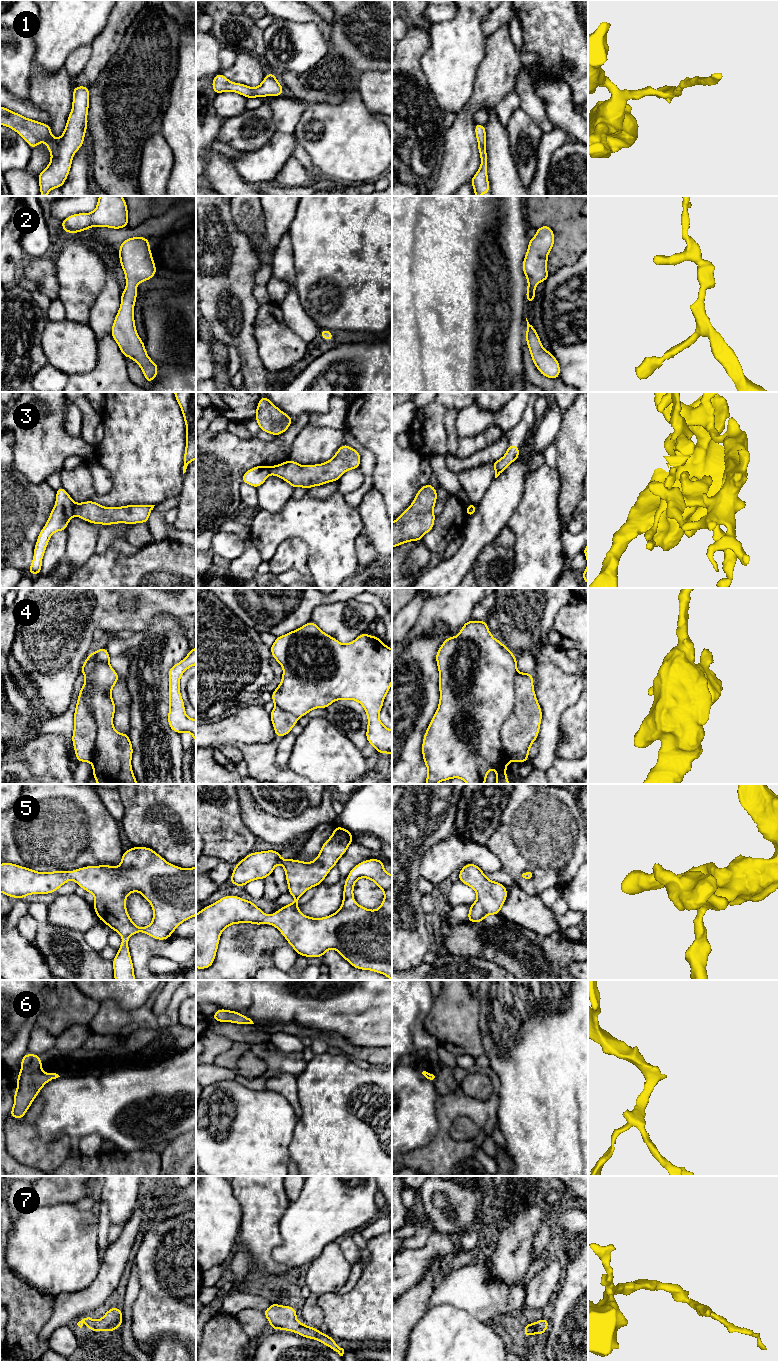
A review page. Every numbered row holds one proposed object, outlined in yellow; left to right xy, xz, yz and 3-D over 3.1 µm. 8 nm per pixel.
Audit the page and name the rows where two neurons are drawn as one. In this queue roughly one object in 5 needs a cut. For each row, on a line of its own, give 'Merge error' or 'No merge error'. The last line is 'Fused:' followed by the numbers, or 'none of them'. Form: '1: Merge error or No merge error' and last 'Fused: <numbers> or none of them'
1: No merge error
2: No merge error
3: Merge error
4: Merge error
5: No merge error
6: No merge error
7: No merge error
Fused: 3, 4

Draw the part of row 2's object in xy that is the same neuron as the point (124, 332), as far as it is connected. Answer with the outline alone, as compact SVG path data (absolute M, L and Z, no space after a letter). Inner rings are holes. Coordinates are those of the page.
M147 237L124 240L120 244L119 259L127 283L121 294L121 304L112 325L111 335L123 356L130 357L139 365L146 382L149 383L156 378L158 365L148 356L134 320L137 285L150 280L157 270Z

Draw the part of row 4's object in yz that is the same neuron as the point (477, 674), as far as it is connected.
M468 620L456 637L449 636L442 643L436 653L436 663L440 699L422 742L423 761L428 769L425 784L437 784L453 778L460 778L467 784L485 784L488 772L493 768L496 769L496 784L510 784L506 768L511 760L503 749L500 733L516 702L515 655L492 636L486 620Z

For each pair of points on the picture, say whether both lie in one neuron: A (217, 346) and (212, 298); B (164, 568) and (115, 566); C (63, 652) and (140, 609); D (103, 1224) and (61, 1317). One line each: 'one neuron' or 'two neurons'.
A: two neurons
B: one neuron
C: one neuron
D: two neurons

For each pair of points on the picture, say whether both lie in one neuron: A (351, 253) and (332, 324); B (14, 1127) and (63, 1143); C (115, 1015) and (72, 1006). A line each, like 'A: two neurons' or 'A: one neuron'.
A: one neuron
B: one neuron
C: two neurons

